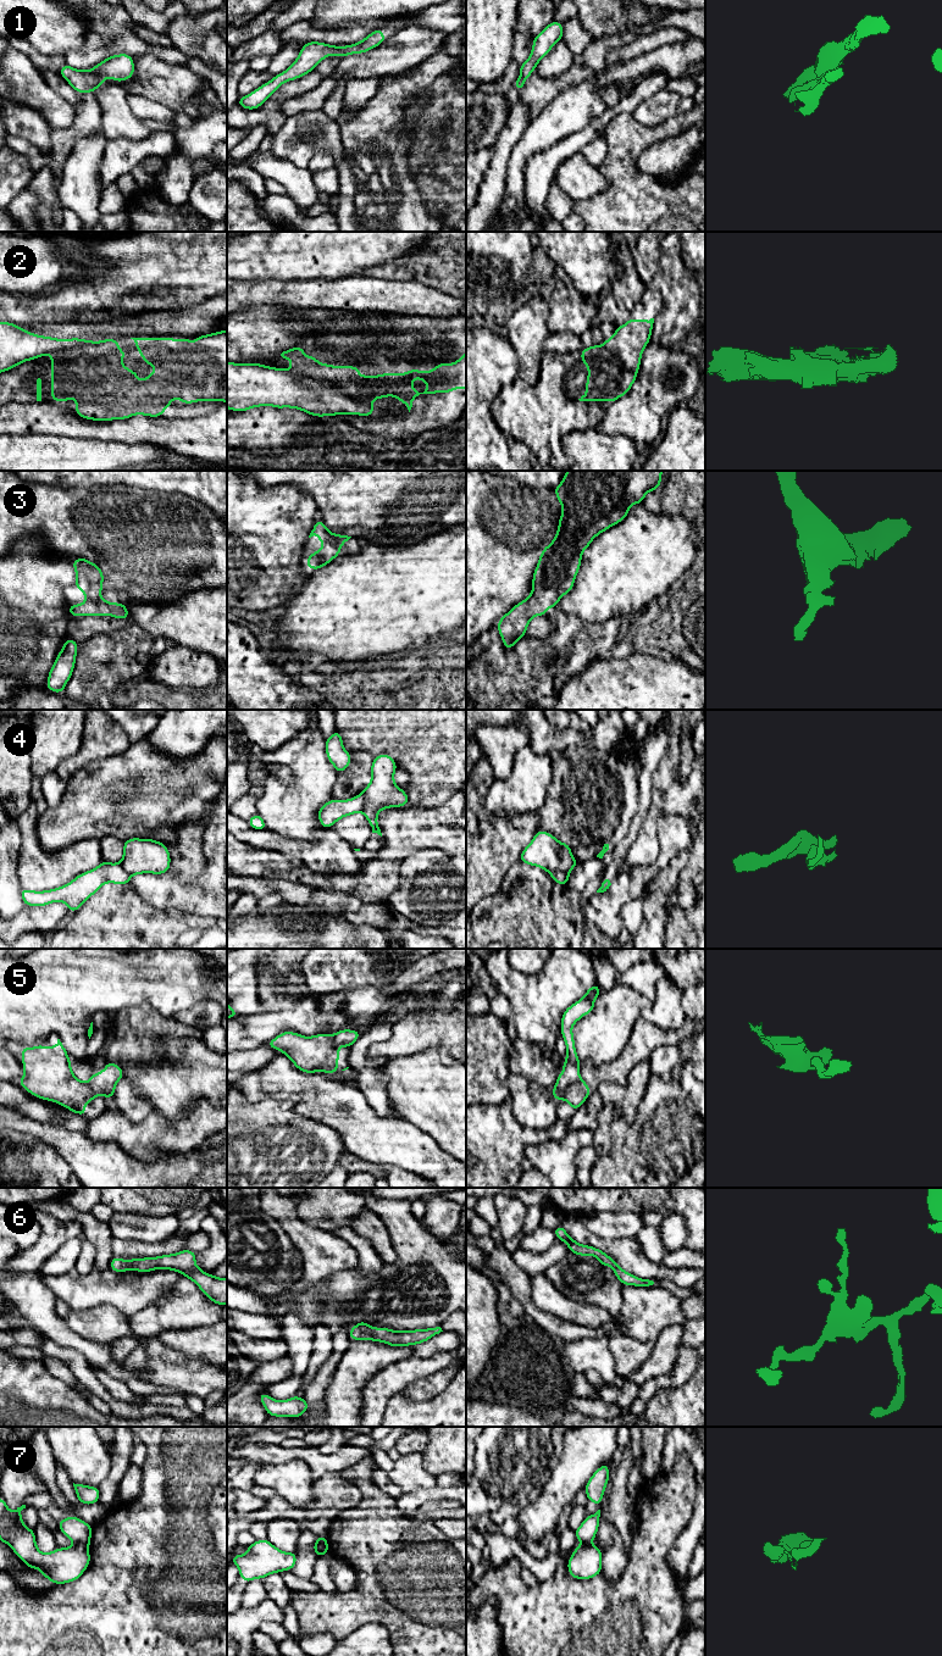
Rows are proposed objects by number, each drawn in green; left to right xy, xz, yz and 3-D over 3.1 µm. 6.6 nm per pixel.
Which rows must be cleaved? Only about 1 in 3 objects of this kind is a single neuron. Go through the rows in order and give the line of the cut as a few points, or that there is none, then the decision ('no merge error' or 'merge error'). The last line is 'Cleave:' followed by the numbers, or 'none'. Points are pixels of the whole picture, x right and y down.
1: no cut; no merge error
2: cut in xz along (289, 371), (328, 381), (348, 394), (372, 400); merge error
3: no cut; no merge error
4: cut in xz along (360, 794), (363, 799), (361, 811); merge error
5: cut in yz along (578, 1077), (565, 1088), (553, 1090); merge error
6: no cut; no merge error
7: cut in xy along (88, 1543), (75, 1544); merge error
Cleave: 2, 4, 5, 7

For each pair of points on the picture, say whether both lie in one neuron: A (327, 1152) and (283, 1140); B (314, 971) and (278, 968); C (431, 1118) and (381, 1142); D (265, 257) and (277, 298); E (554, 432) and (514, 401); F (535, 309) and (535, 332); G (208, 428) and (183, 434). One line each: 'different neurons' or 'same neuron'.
A: same neuron
B: different neurons
C: different neurons
D: different neurons
E: same neuron
F: same neuron
G: same neuron

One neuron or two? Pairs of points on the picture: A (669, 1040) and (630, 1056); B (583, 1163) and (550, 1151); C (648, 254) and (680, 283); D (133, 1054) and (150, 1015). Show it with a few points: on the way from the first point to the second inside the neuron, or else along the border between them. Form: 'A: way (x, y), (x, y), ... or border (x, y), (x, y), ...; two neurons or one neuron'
A: way (659, 1040), (647, 1040), (639, 1048); one neuron
B: border (591, 1144), (578, 1151), (575, 1174); two neurons
C: border (660, 244), (658, 268), (649, 285); two neurons
D: way (133, 1044), (138, 1039), (138, 1033), (143, 1024); one neuron

